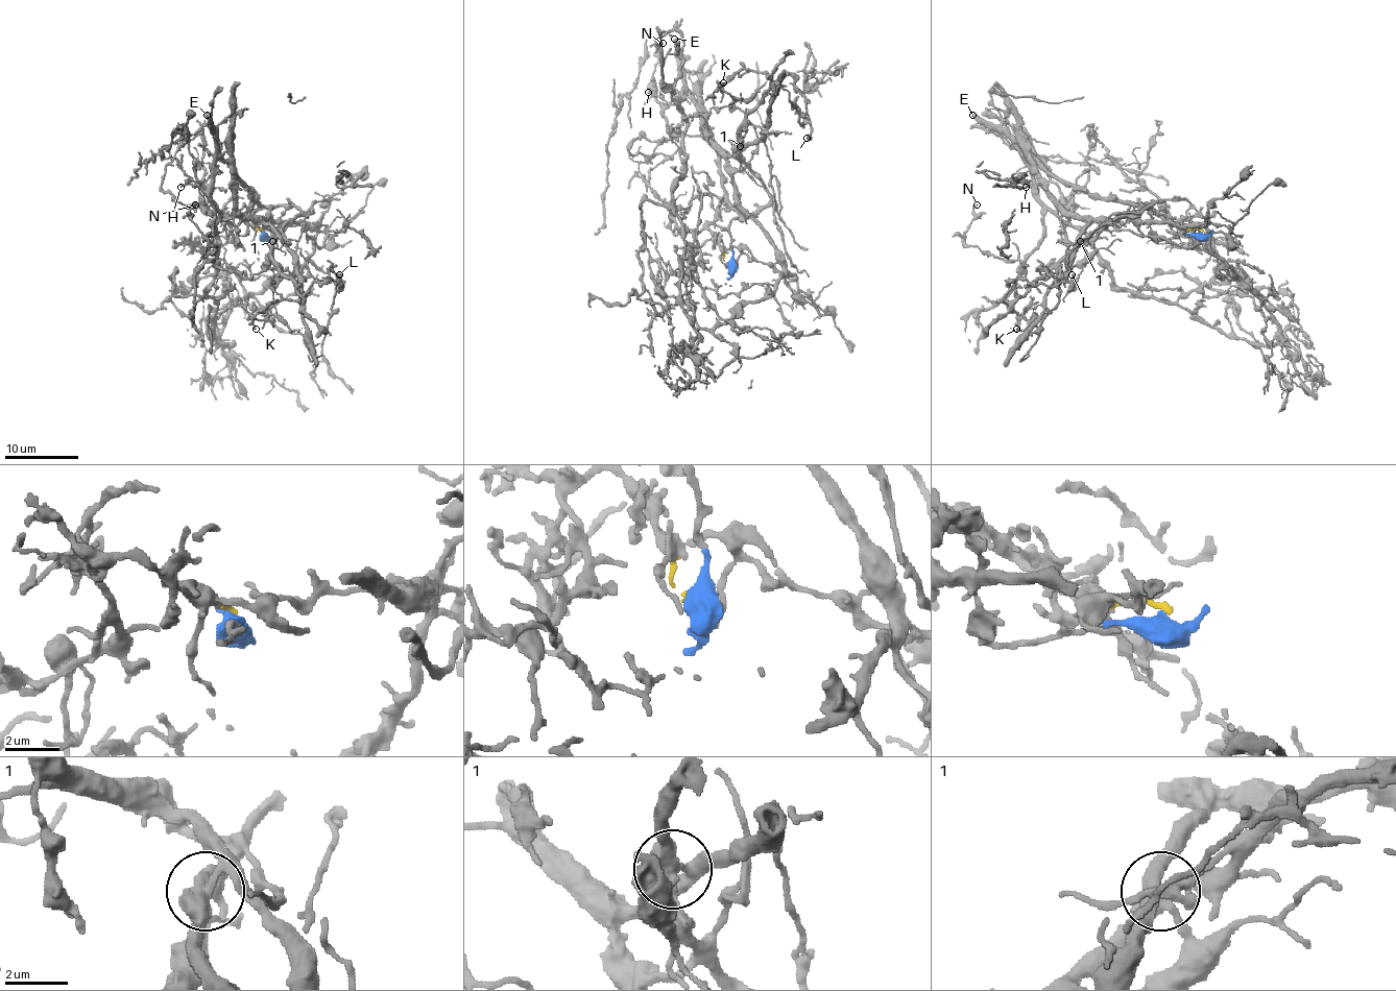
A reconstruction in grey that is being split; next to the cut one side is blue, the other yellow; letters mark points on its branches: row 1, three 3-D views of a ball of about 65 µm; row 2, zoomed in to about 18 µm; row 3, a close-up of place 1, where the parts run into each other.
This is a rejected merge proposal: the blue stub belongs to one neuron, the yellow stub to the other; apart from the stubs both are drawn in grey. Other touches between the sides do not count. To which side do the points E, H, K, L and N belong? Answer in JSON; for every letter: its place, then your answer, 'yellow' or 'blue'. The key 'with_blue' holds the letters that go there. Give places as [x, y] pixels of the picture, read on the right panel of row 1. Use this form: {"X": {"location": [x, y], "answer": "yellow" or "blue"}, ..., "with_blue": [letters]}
{"E": {"location": [972, 115], "answer": "yellow"}, "H": {"location": [1026, 187], "answer": "yellow"}, "K": {"location": [1016, 329], "answer": "yellow"}, "L": {"location": [1072, 274], "answer": "yellow"}, "N": {"location": [977, 204], "answer": "yellow"}, "with_blue": []}

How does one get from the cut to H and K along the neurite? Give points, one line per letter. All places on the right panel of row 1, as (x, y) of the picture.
H: (1202, 232), (1173, 225), (1132, 202), (1091, 198), (1027, 160), (1034, 191), (1031, 184), (1026, 187)
K: (1202, 232), (1173, 225), (1142, 203), (1123, 213), (1021, 295), (1003, 301), (1018, 318), (1016, 329)

